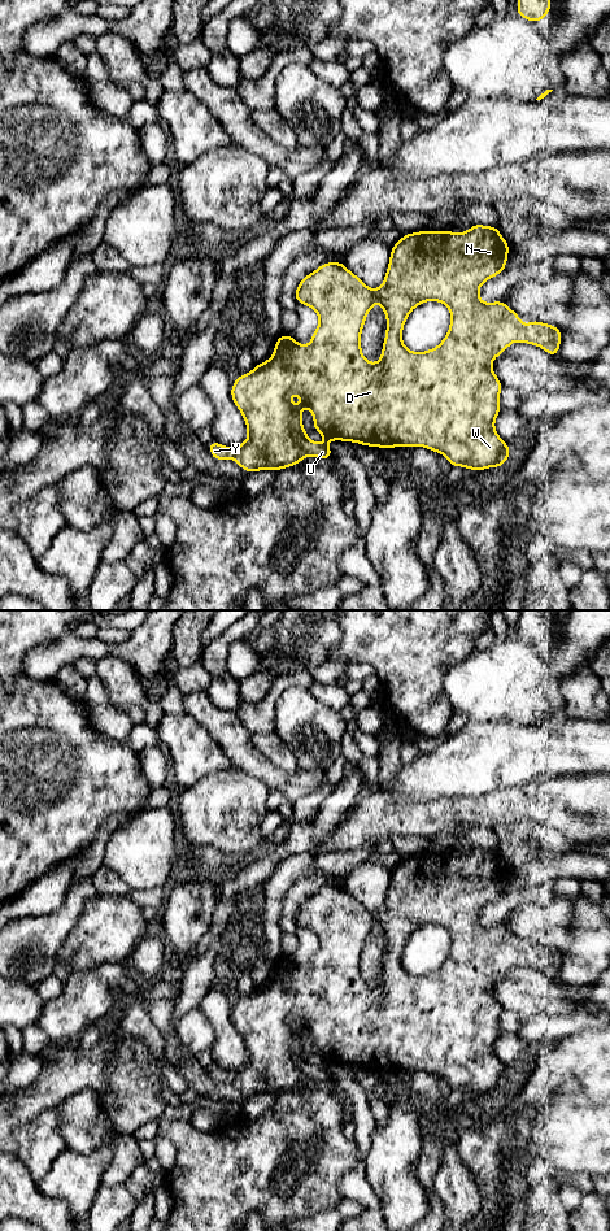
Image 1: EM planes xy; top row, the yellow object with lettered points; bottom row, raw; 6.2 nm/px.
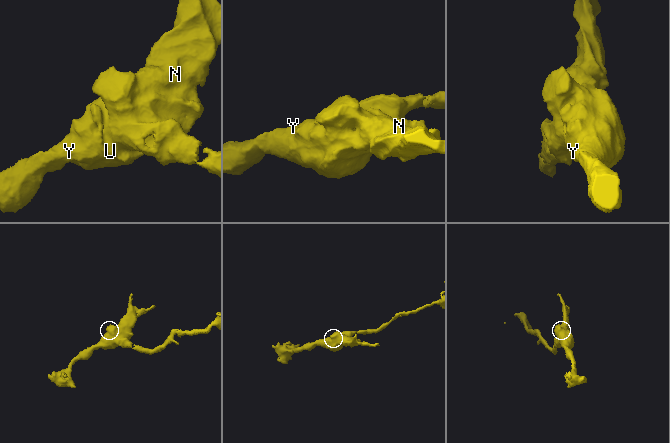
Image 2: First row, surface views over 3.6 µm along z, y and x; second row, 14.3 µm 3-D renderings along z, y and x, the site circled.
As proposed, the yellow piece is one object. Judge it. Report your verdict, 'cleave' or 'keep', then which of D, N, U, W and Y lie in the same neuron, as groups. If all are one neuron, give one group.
cleave; D N W Y / U

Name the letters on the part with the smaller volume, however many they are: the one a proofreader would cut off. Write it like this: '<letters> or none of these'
U

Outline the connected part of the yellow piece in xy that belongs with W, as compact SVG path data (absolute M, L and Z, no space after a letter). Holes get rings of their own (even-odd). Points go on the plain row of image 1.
M474 847L466 856L450 856L449 853L410 856L391 871L384 905L378 913L369 912L340 884L324 886L300 904L295 922L297 927L315 934L319 948L309 969L301 969L292 958L282 957L279 962L282 970L275 969L271 982L256 987L250 996L240 997L231 1008L231 1022L244 1040L248 1062L239 1070L223 1070L214 1062L206 1070L217 1086L232 1082L247 1096L279 1095L300 1088L308 1078L296 1062L308 1061L301 1044L302 1031L308 1030L314 1040L313 1052L319 1054L327 1065L353 1065L366 1070L380 1070L385 1074L397 1069L424 1070L444 1078L450 1091L461 1089L476 1096L505 1088L513 1073L494 1053L494 1043L502 1034L500 1027L502 1006L491 987L513 965L537 969L549 979L557 980L562 962L559 951L535 943L524 949L519 938L511 934L504 923L493 926L479 923L480 909L507 892L510 867L501 860L496 847L489 851ZM376 925L382 927L387 940L387 952L382 982L371 988L361 974L361 956L366 939ZM424 925L440 925L449 931L449 954L436 971L411 975L402 966L402 952L410 935ZM293 1014L302 1023L301 1028L289 1026Z

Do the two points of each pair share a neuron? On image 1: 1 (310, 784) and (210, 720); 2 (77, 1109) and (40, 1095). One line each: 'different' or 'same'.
1: same
2: different

